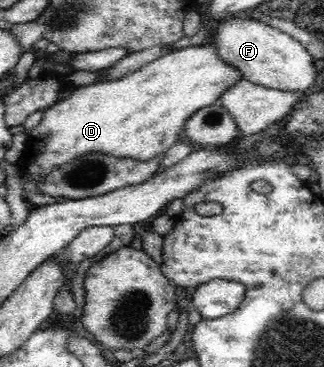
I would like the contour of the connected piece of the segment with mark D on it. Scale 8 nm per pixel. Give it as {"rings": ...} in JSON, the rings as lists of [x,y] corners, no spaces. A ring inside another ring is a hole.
{"rings":[[[207,43],[170,52],[127,77],[79,86],[68,98],[45,109],[39,124],[29,130],[21,160],[24,166],[22,176],[37,182],[47,173],[69,164],[75,157],[91,152],[149,162],[180,141],[179,135],[190,115],[198,112],[199,109],[213,105],[231,85],[241,78],[240,72],[231,68],[223,58],[219,57],[215,46]]]}

